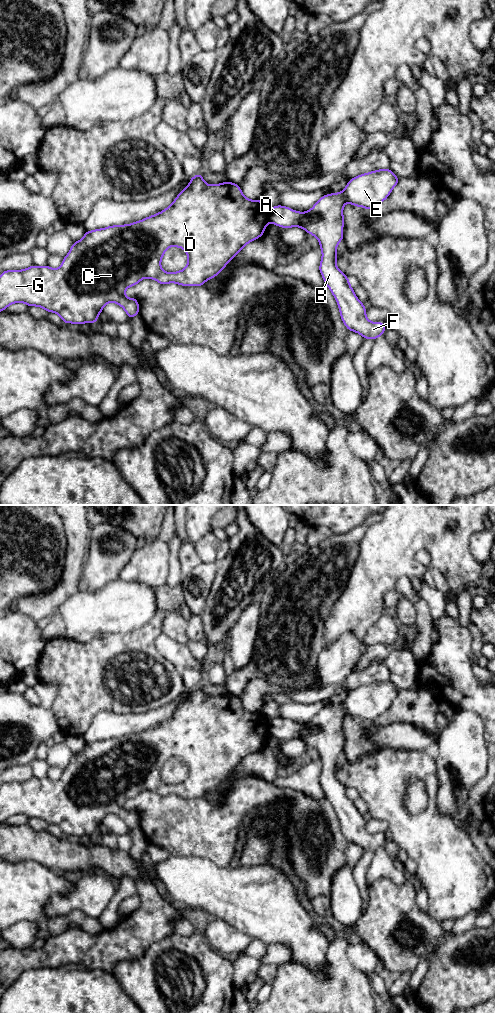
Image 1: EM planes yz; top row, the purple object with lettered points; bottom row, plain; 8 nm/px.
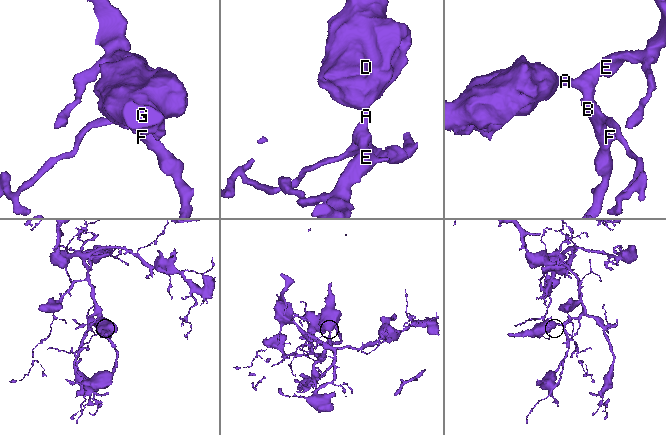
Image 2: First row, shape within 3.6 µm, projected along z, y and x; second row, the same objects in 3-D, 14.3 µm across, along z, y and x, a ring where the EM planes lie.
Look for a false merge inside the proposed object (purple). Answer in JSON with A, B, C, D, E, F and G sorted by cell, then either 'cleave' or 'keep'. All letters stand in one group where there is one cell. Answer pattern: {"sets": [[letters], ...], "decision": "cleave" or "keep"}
{"sets": [["A", "B", "E", "F"], ["C", "D", "G"]], "decision": "cleave"}

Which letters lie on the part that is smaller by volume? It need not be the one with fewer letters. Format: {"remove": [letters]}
{"remove": ["C", "D", "G"]}

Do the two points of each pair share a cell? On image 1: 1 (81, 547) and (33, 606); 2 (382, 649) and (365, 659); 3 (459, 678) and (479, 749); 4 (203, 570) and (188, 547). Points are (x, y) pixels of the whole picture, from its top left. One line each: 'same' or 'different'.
1: same
2: same
3: different
4: different

